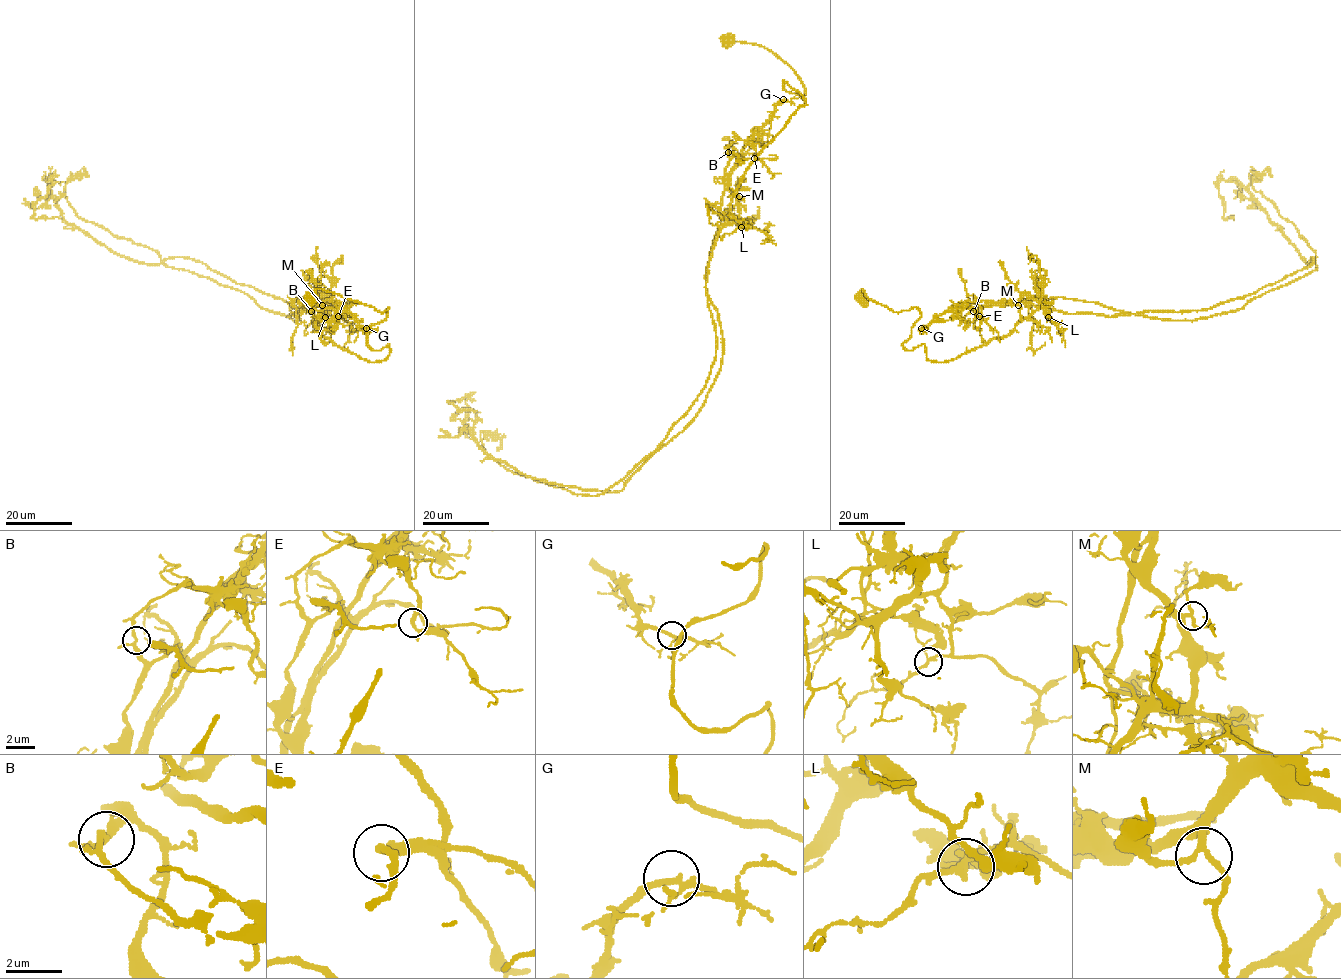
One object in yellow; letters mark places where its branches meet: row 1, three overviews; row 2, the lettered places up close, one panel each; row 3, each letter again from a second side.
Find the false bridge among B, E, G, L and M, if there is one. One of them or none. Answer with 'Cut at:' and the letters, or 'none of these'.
Cut at: L

